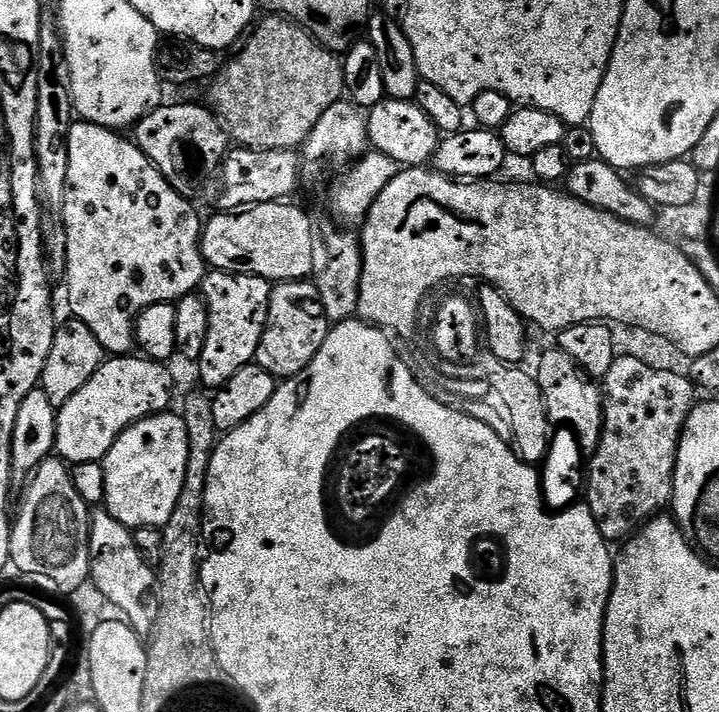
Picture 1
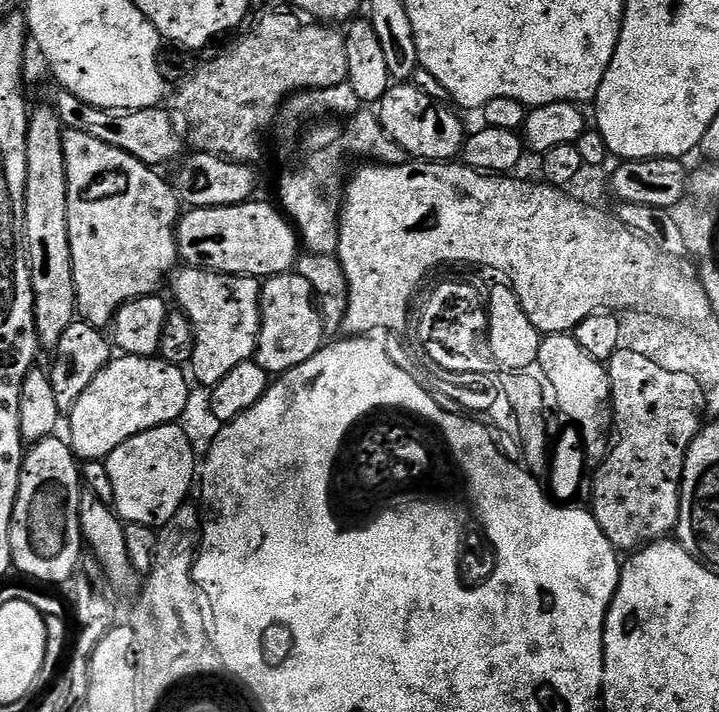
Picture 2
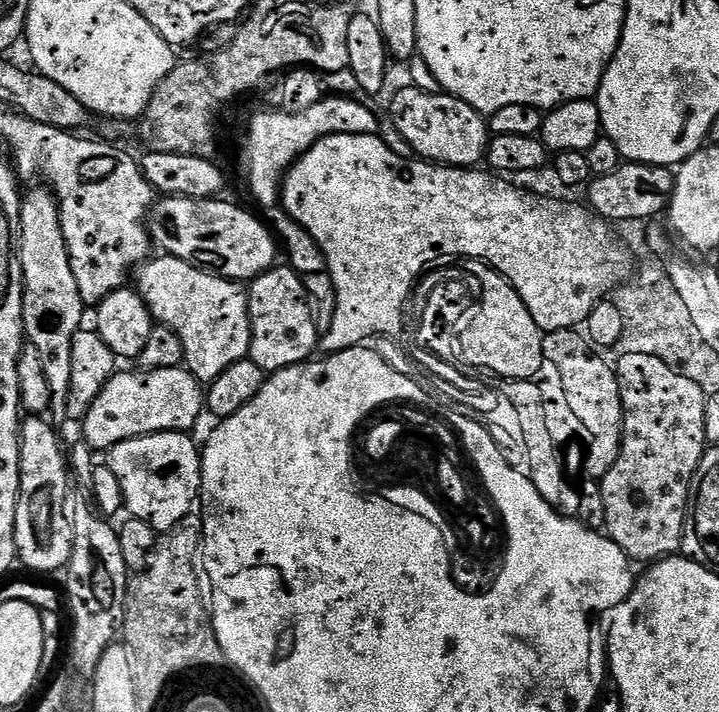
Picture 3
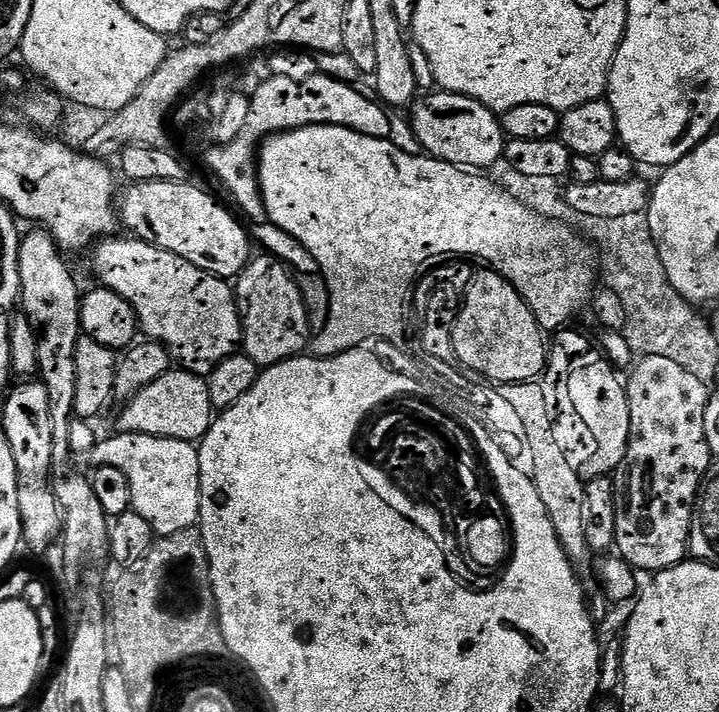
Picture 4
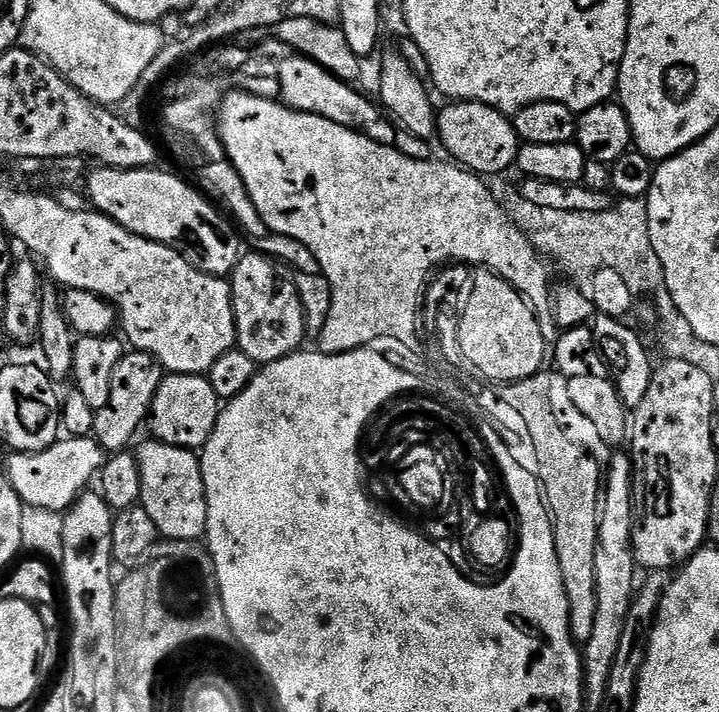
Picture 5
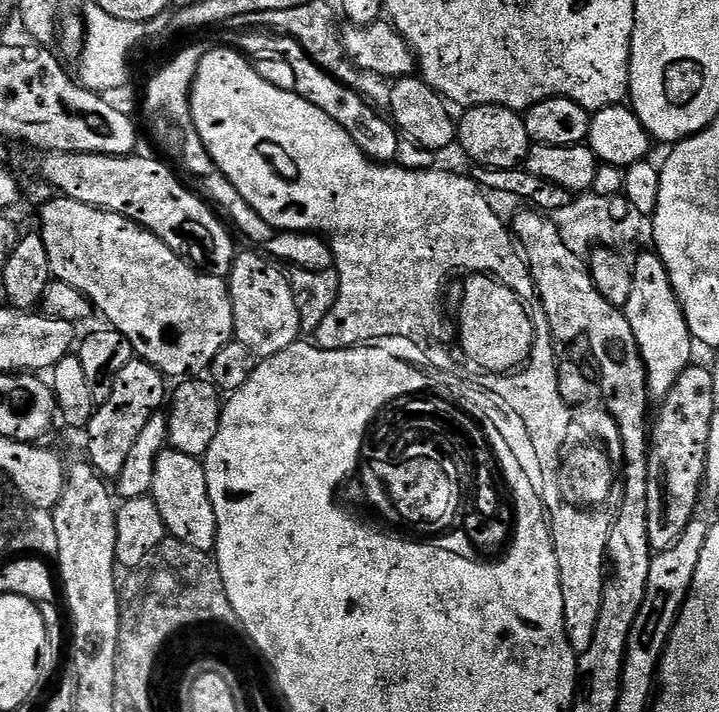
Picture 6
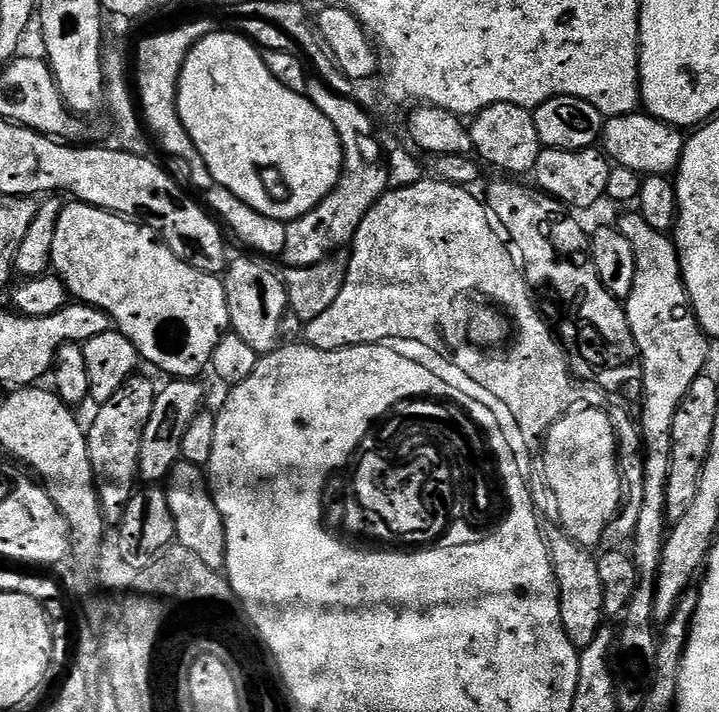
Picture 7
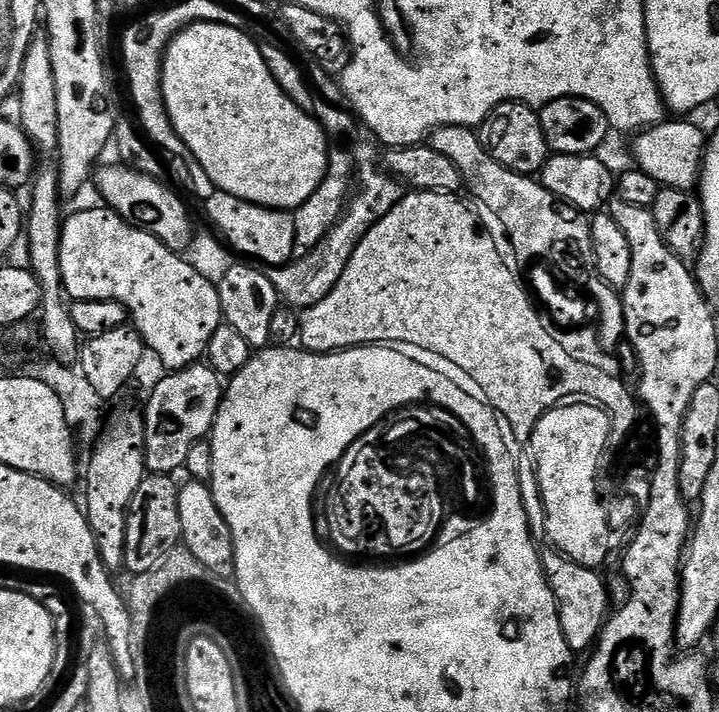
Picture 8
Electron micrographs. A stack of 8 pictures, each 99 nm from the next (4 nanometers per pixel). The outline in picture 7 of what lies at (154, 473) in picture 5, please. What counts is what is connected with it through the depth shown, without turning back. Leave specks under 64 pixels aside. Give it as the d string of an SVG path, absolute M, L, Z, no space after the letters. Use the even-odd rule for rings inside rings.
M187 462L175 464L166 481L166 491L170 514L176 527L175 543L186 546L190 554L202 558L210 570L220 572L226 562L226 530L201 465Z

